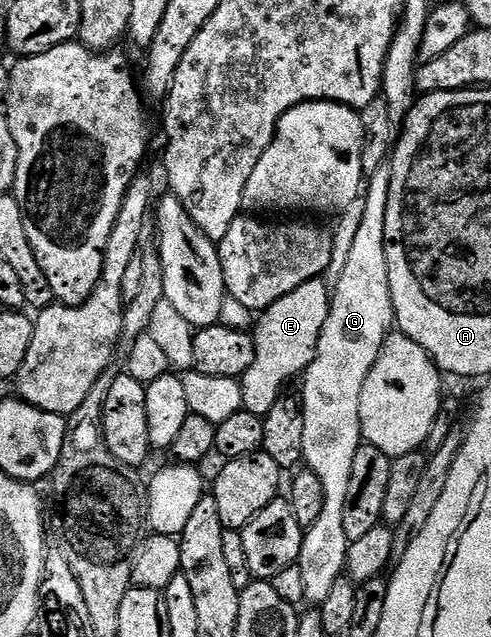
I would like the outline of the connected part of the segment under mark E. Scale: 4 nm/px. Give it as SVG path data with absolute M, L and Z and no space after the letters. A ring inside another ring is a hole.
M323 277L311 278L259 315L254 326L256 335L250 338L250 361L243 367L244 378L239 379L245 411L259 416L268 414L285 393L284 385L291 378L299 379L314 360L330 301L330 286L324 281Z

